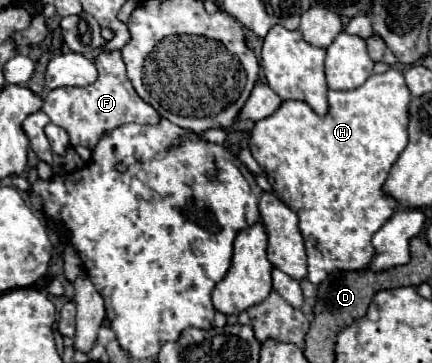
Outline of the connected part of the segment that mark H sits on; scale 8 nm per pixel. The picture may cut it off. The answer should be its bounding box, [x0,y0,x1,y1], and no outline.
[249,68,411,284]

